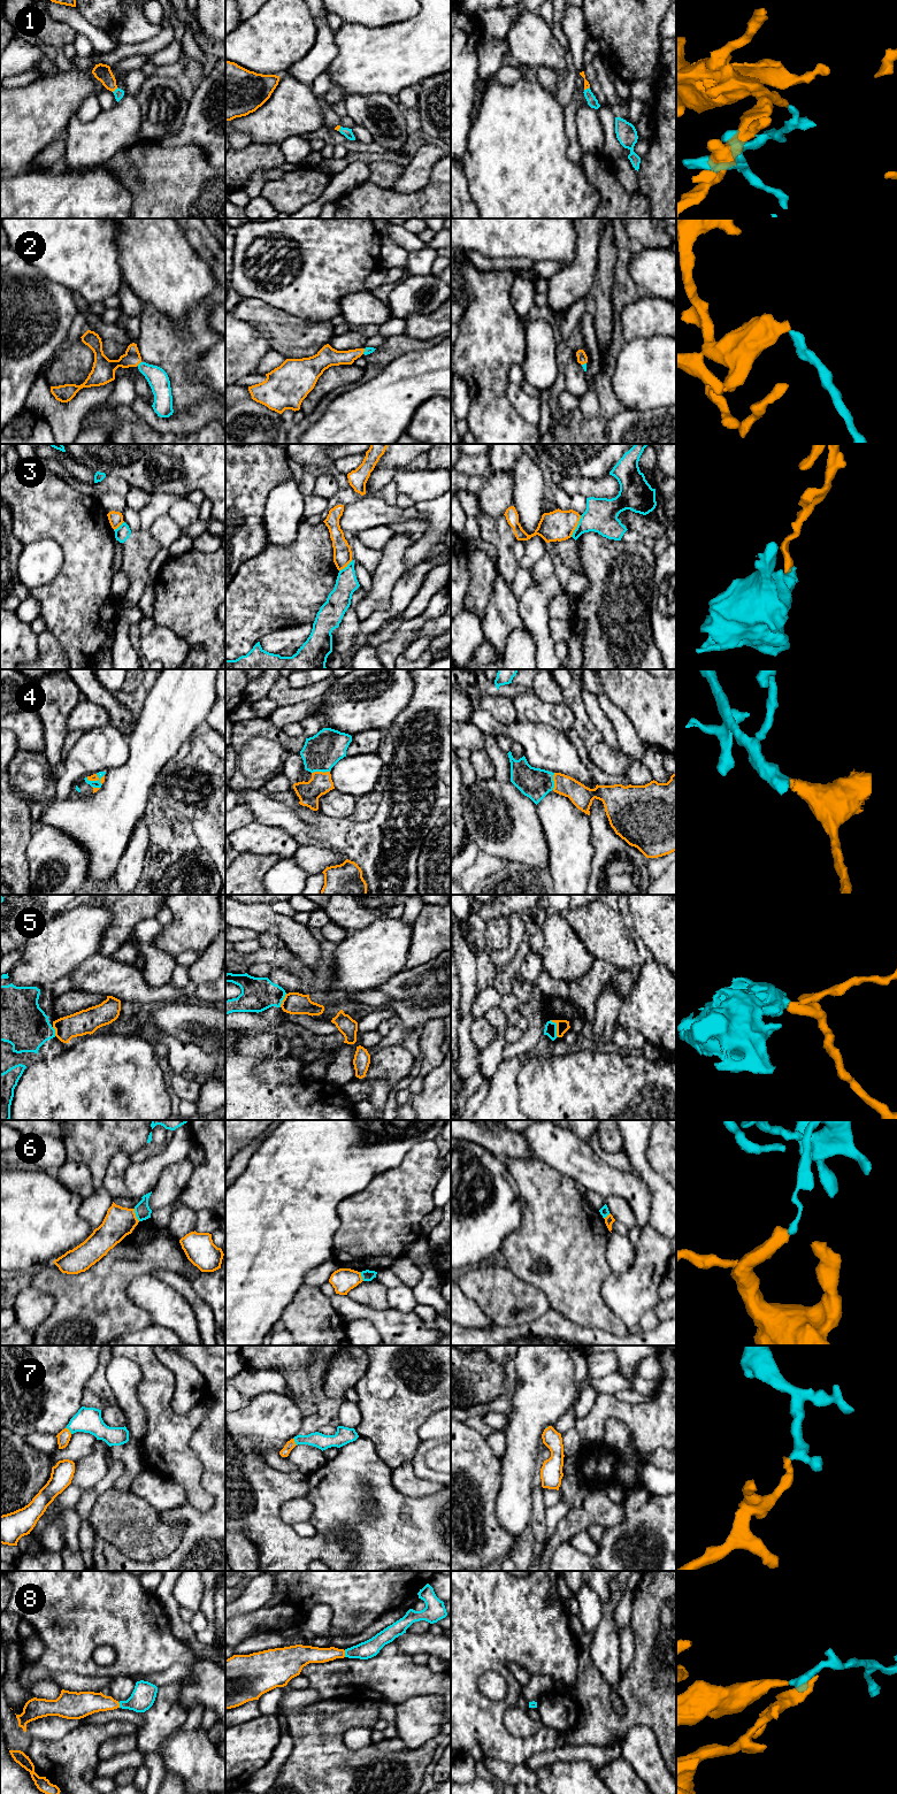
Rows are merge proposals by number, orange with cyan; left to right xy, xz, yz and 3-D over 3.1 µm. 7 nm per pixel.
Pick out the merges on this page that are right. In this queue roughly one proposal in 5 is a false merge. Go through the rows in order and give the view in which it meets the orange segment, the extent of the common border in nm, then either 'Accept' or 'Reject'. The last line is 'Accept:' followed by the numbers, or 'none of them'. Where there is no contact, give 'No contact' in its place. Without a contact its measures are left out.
1: Touches orange in xy. Shared border 50 nm. Accept
2: Touches orange in xy. Shared border 40 nm. Accept
3: Touches orange in yz. Shared border 170 nm. Reject
4: Touches orange in xz. Shared border 130 nm. Accept
5: Touches orange in yz. Shared border 130 nm. Reject
6: Touches orange in xy. Shared border 100 nm. Reject
7: Touches orange in xy. Shared border 60 nm. Accept
8: Touches orange in xz. Shared border 50 nm. Accept
Accept: 1, 2, 4, 7, 8

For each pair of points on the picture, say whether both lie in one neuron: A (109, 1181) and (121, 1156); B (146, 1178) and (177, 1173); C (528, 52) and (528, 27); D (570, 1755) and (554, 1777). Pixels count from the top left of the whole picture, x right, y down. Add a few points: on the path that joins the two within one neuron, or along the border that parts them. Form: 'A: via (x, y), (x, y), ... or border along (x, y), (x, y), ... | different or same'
A: via (114, 1175), (120, 1162) | same
B: border along (183, 1160), (167, 1165), (158, 1183), (151, 1190) | different
C: via (528, 46), (528, 32) | same
D: border along (592, 1766), (587, 1761), (554, 1761), (539, 1768) | different

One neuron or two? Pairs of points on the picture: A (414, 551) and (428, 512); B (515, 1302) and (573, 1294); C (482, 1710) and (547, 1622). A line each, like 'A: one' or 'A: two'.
A: one
B: two
C: one

